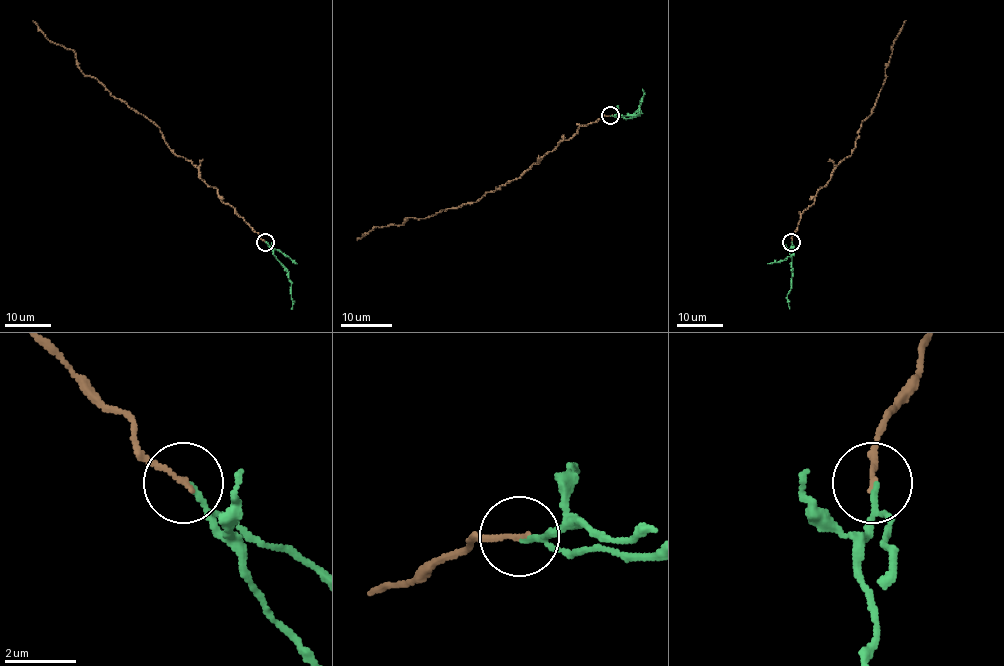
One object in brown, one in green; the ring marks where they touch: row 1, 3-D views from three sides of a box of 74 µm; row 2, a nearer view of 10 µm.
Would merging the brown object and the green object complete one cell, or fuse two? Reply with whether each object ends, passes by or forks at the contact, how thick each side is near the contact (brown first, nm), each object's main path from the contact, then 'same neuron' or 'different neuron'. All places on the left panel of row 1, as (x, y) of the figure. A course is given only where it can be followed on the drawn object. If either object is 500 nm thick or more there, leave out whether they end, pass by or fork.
brown ends | green passes by | 140/100 nm | brown via (265, 241), (224, 203), (196, 167), (176, 154), (160, 128), (86, 76), (75, 53), (49, 40), (33, 20) | green via (265, 241), (288, 273), (291, 309) | different neuron

